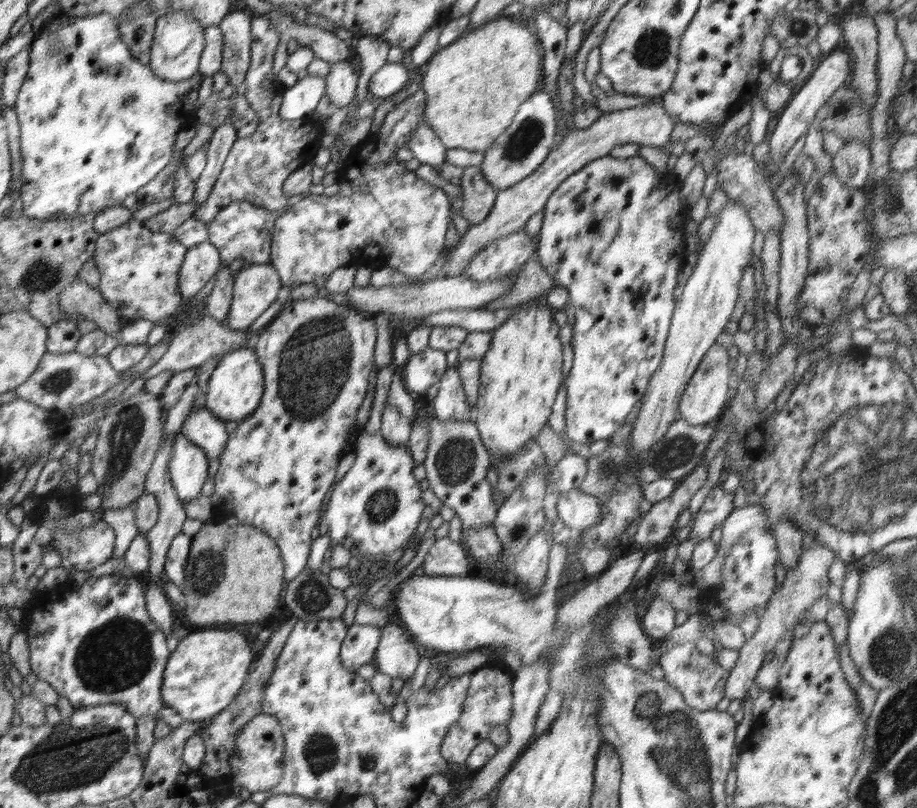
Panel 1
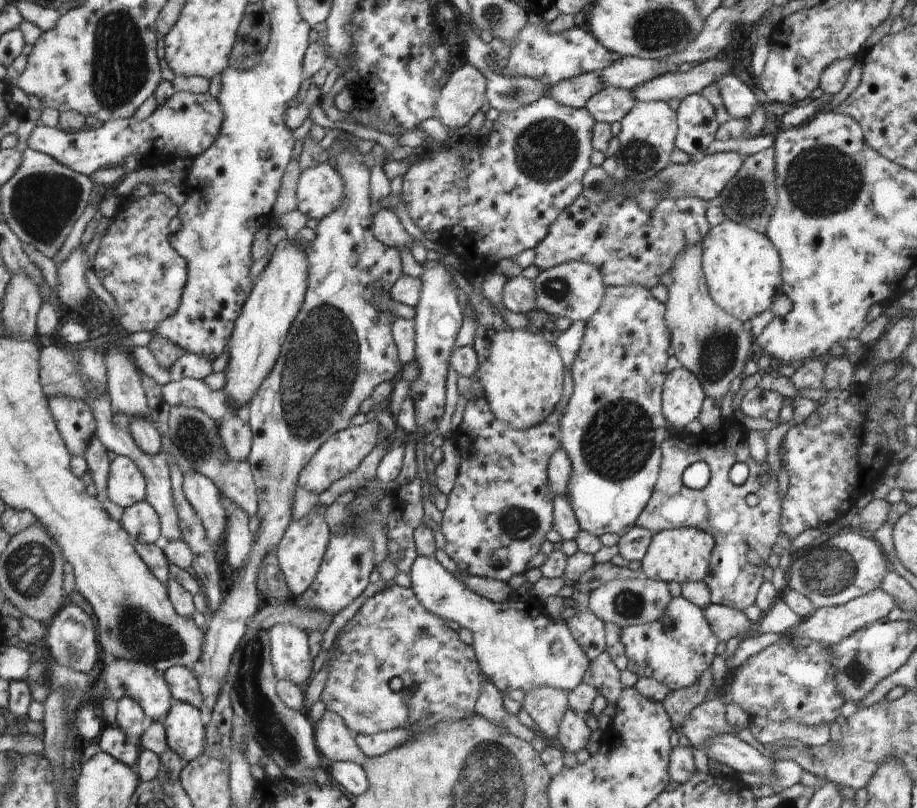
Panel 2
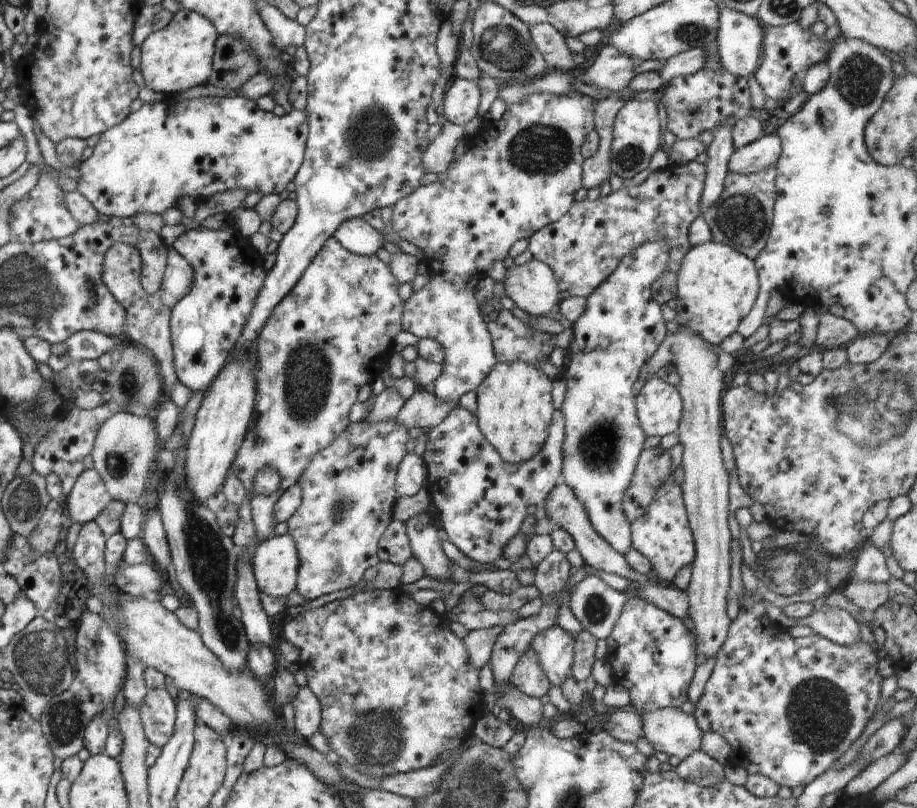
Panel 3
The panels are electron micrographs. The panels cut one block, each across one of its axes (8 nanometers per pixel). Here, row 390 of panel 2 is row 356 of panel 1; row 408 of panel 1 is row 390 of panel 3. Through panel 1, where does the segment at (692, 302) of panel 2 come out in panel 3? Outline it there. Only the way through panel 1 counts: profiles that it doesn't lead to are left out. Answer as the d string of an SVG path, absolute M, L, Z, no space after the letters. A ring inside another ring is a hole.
M687 330L666 335L656 352L641 368L640 380L650 377L668 364L674 364L681 381L678 390L683 400L679 422L679 443L683 448L681 458L684 477L681 482L682 498L694 537L695 555L691 564L691 579L685 588L688 597L689 618L693 622L695 651L704 661L714 659L726 640L731 620L726 614L727 592L731 581L732 536L728 528L728 478L722 453L723 412L721 400L724 392L724 374L717 369L716 353L700 335Z

